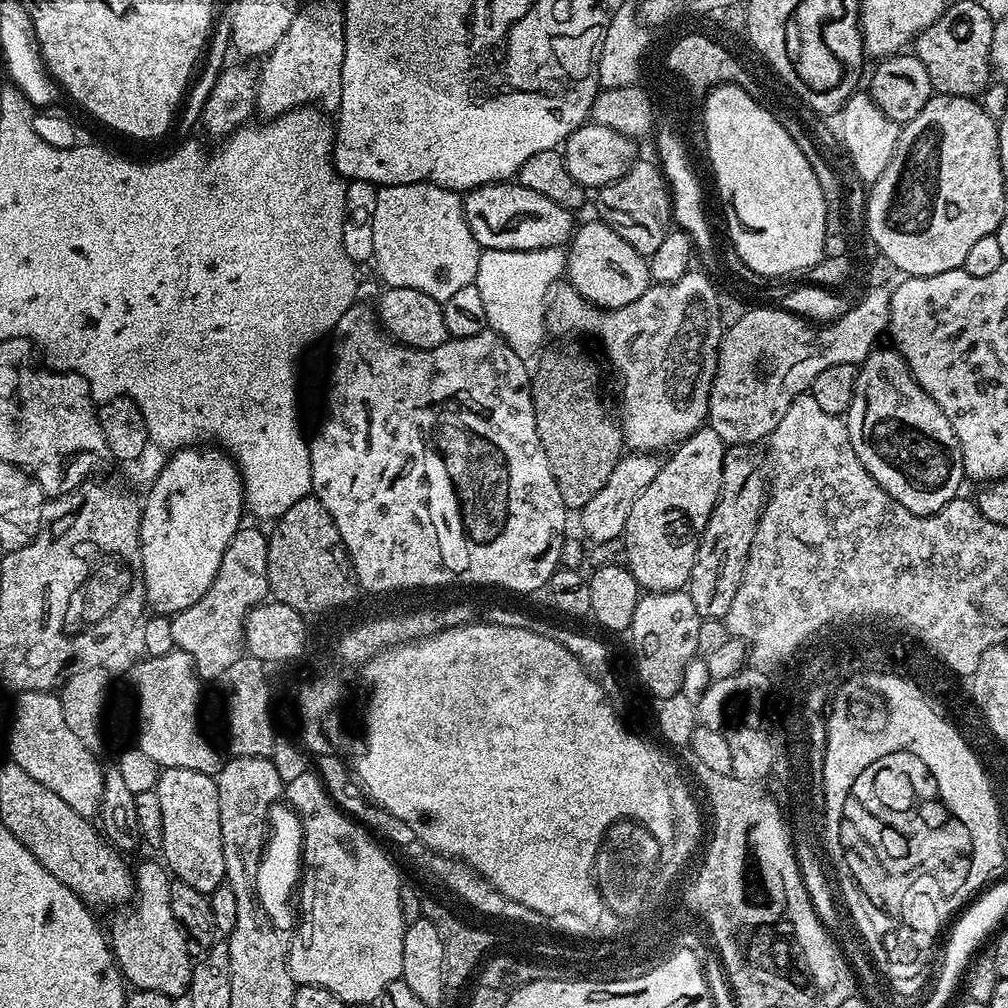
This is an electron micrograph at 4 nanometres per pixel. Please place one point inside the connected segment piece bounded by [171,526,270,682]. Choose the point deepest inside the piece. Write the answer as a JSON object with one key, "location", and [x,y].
{"location":[211,632]}

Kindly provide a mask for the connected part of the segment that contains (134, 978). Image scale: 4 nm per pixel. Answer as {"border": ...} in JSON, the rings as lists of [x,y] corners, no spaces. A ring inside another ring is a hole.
{"border":[[[144,860],[134,868],[136,895],[133,912],[112,924],[110,947],[120,974],[133,989],[154,990],[173,998],[183,997],[192,981],[194,956],[188,953],[190,940],[170,908],[170,876],[163,863]]]}

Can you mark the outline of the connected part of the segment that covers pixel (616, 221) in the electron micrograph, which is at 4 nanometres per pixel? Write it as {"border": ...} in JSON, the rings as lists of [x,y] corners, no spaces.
{"border":[[[633,159],[624,174],[595,193],[595,215],[611,226],[625,242],[630,242],[638,254],[652,256],[673,227],[672,198],[669,185],[655,159]]]}

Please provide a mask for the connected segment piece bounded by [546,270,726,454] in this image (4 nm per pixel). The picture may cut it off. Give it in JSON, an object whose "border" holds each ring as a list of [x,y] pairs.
{"border":[[[689,270],[684,276],[678,278],[672,284],[653,283],[644,291],[642,298],[630,302],[630,306],[621,308],[600,308],[597,304],[591,304],[578,290],[574,290],[572,285],[564,282],[551,293],[547,303],[548,314],[546,317],[546,328],[549,333],[556,336],[596,336],[600,335],[600,344],[604,347],[604,352],[608,355],[608,360],[612,363],[612,368],[620,372],[620,412],[618,411],[618,423],[624,429],[624,443],[633,453],[636,454],[660,454],[660,451],[671,450],[677,444],[682,443],[685,438],[692,432],[697,432],[700,428],[705,427],[708,418],[708,399],[712,389],[712,379],[716,377],[716,358],[720,351],[720,341],[724,339],[726,331],[724,324],[720,321],[720,296],[703,271]]]}

